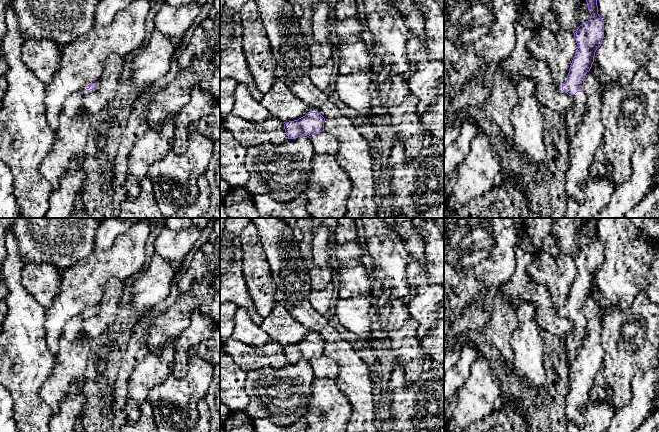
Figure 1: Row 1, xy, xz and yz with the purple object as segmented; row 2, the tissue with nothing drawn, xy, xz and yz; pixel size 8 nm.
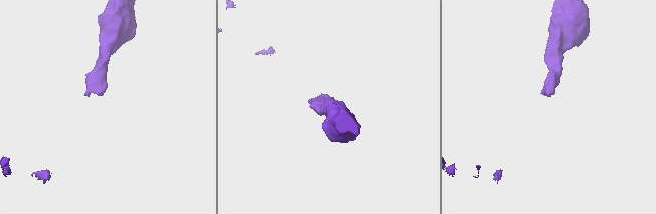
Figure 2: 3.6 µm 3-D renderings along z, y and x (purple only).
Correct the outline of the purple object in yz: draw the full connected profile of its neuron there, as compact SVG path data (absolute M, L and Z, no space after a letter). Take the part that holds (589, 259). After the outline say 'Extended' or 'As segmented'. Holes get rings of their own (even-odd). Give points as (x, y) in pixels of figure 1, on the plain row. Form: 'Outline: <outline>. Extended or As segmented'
Outline: M599 218L586 219L591 242L583 246L574 257L578 273L570 289L567 303L562 308L562 314L570 320L572 325L571 330L563 338L563 349L569 363L576 359L584 338L587 326L584 316L584 302L590 295L595 276L601 270L604 262L604 245L598 238L598 220Z. Extended

